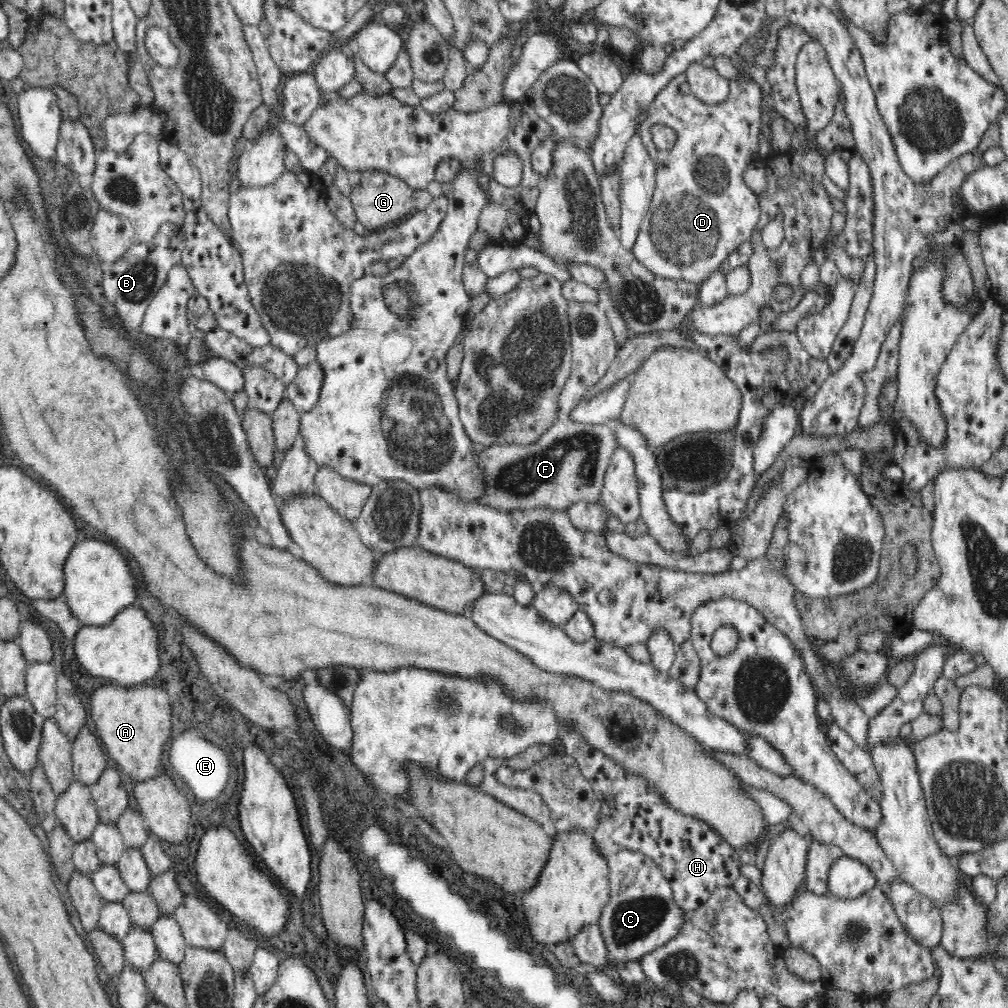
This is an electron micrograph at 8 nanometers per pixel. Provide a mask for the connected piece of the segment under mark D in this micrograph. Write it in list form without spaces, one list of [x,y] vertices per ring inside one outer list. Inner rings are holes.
[[[685,74],[675,76],[674,80],[651,100],[644,122],[637,127],[648,156],[652,157],[653,164],[656,164],[656,186],[645,227],[640,232],[632,252],[635,259],[648,268],[651,274],[656,274],[656,277],[668,278],[672,284],[688,282],[699,286],[707,280],[709,274],[718,270],[718,266],[740,244],[751,240],[762,214],[759,198],[744,183],[742,173],[748,164],[758,162],[756,159],[752,160],[752,157],[758,152],[758,133],[762,122],[760,104],[764,98],[760,85],[750,79],[749,75],[737,75],[728,80],[729,92],[720,102],[720,106],[706,106],[690,96],[690,104],[686,108],[686,96],[678,94],[681,80],[686,80]],[[654,124],[661,124],[676,131],[677,139],[671,149],[663,151],[655,146],[651,134]]]

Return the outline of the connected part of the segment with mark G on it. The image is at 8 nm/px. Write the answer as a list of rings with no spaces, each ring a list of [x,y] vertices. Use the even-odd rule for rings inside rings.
[[[366,170],[361,173],[361,181],[351,190],[349,197],[353,204],[357,220],[366,231],[381,229],[384,225],[394,224],[400,218],[409,215],[412,209],[412,195],[414,190],[401,178],[392,176],[390,173],[378,170]]]

